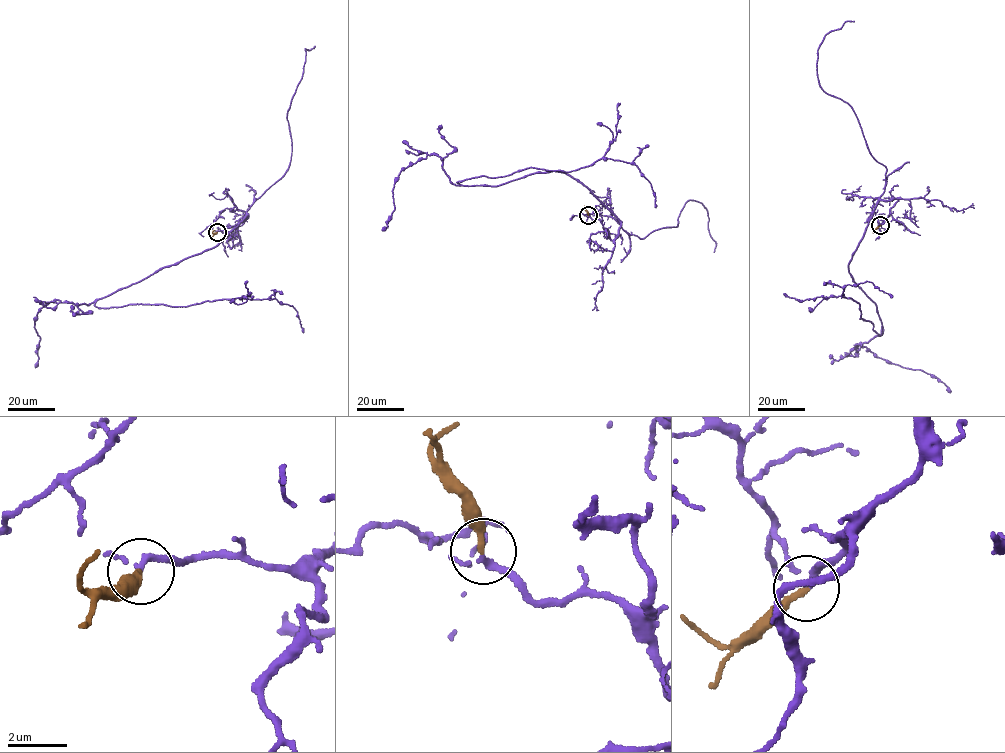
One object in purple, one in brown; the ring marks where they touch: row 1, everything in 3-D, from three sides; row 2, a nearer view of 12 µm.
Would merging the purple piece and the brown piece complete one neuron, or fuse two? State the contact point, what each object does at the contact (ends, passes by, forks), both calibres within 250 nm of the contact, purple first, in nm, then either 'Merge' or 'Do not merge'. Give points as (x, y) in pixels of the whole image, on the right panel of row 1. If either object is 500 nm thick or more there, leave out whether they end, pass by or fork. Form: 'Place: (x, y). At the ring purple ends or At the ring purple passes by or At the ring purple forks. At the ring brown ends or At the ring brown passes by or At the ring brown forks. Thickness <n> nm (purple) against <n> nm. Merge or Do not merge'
Place: (880, 225). At the ring purple passes by. At the ring brown ends. Thickness 170 nm (purple) against 240 nm. Merge

